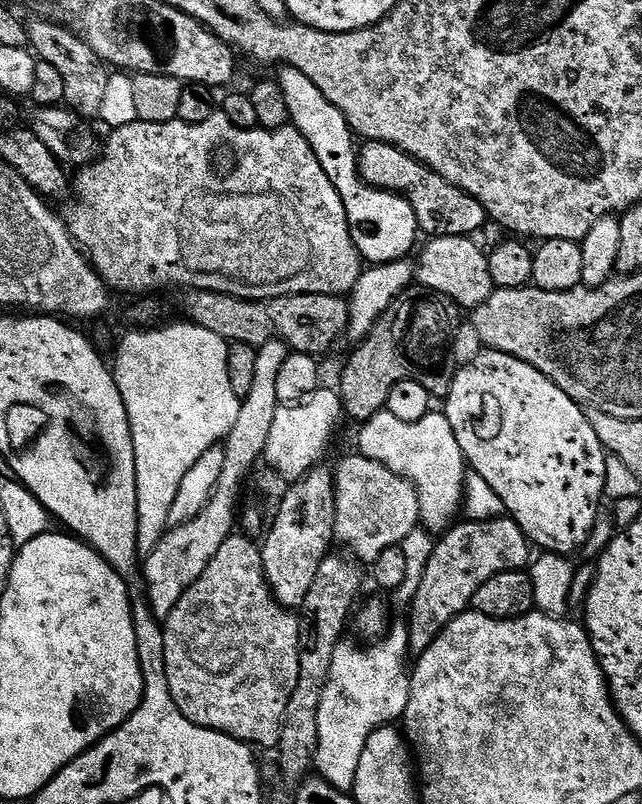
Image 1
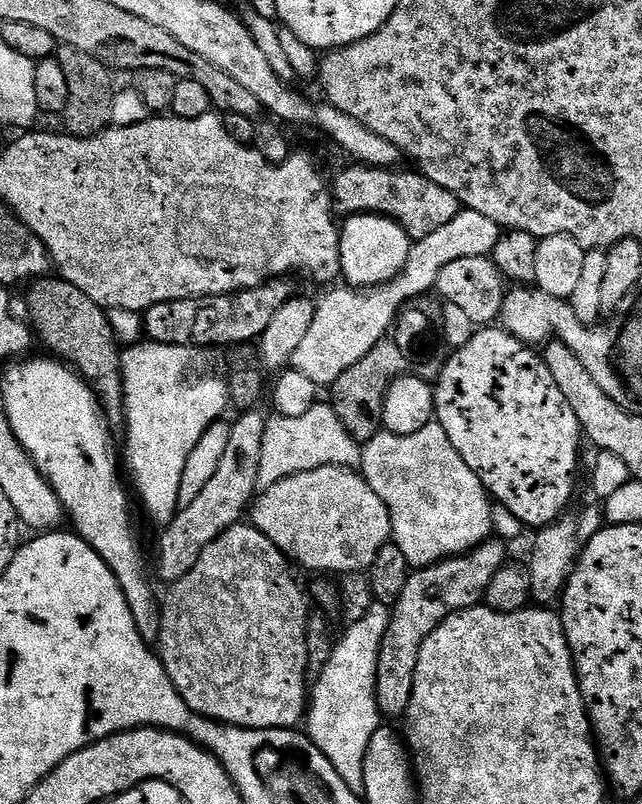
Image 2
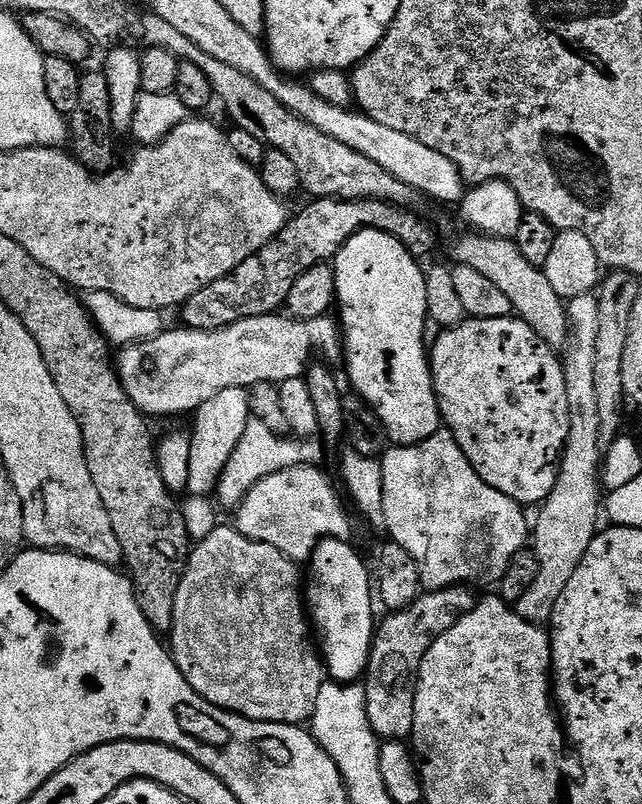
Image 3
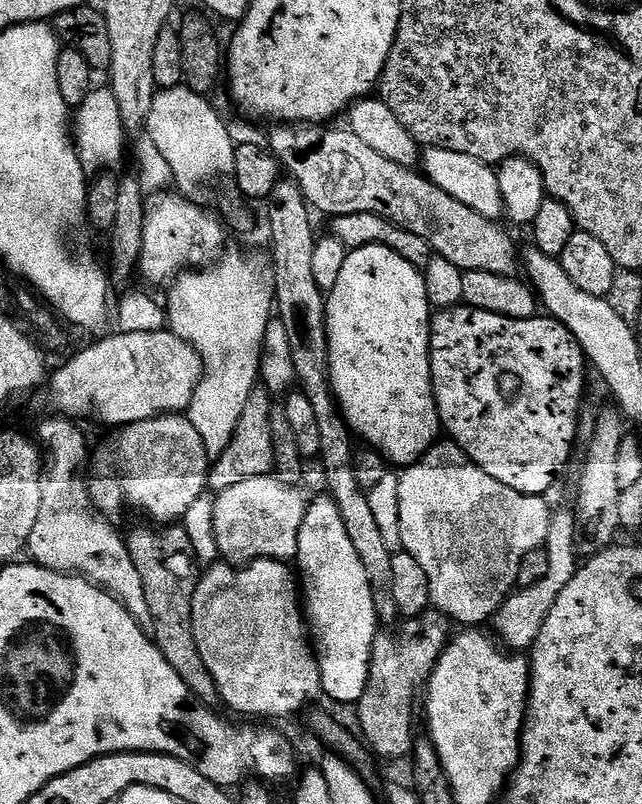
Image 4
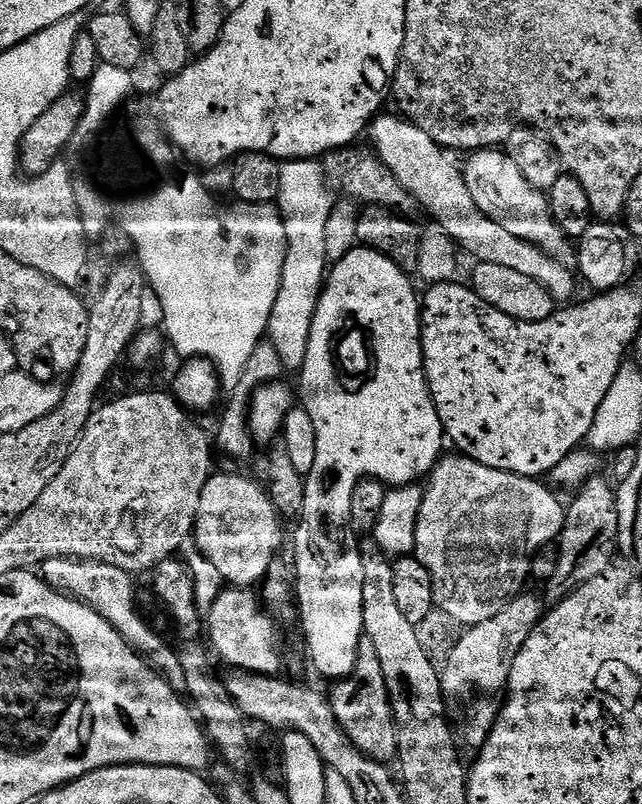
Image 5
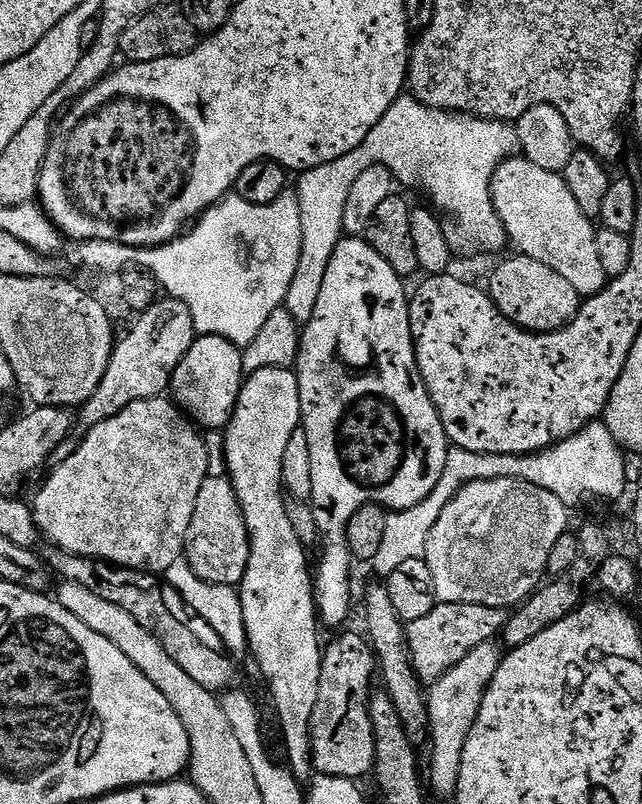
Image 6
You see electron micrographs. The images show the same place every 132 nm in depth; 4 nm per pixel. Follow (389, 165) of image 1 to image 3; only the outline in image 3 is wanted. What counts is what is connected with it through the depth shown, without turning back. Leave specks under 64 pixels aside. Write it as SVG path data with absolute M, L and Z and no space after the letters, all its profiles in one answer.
M316 198L300 213L289 219L288 225L262 250L254 252L242 266L218 278L210 286L198 290L182 306L183 323L194 330L213 332L239 320L279 313L288 303L290 290L302 274L319 264L335 261L336 256L362 230L382 230L406 246L417 258L428 256L436 248L436 232L419 216L419 211L403 208L381 200L335 200Z

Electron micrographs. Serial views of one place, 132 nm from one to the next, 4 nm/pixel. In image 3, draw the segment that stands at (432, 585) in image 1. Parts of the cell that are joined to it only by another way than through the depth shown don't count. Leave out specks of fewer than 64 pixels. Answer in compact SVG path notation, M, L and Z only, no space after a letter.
M468 586L455 588L437 588L422 594L409 606L400 612L385 615L385 620L379 621L372 638L372 653L368 659L368 670L363 677L364 693L366 694L366 714L370 718L370 726L374 734L384 742L404 742L411 737L414 730L414 698L416 697L416 675L420 672L422 658L426 658L426 650L434 646L434 642L450 626L454 626L478 603L473 589Z

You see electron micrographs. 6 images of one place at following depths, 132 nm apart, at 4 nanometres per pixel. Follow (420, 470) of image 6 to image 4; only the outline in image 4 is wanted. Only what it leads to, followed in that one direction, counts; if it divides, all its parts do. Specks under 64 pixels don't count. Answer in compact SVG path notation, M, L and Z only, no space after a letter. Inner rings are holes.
M371 244L370 246L362 246L361 248L351 249L346 258L346 262L342 266L342 274L338 274L338 282L332 287L332 291L327 293L326 299L328 301L328 353L330 354L330 382L332 383L332 393L336 396L336 403L340 406L340 413L344 416L345 423L348 424L349 429L357 437L360 436L365 440L365 445L371 446L375 451L379 452L384 457L385 461L391 462L392 460L399 466L407 466L415 464L433 444L437 443L438 437L441 435L442 425L440 422L440 412L436 409L436 396L432 393L432 353L428 350L428 338L430 335L430 305L428 302L428 295L426 294L426 282L424 281L423 271L414 266L410 266L410 262L406 262L406 258L402 258L398 254L394 254L394 250L390 250L386 246L378 246L377 244ZM323 495L305 507L296 543L295 563L300 564L298 580L302 585L302 611L315 644L316 660L320 663L320 687L323 695L328 695L336 704L355 706L359 704L366 690L372 643L378 631L378 617L374 606L374 594L366 578L366 566L362 566L358 550L354 550L354 542L350 542L350 534L346 534L346 525L342 522L342 514L338 514L335 500L331 495Z

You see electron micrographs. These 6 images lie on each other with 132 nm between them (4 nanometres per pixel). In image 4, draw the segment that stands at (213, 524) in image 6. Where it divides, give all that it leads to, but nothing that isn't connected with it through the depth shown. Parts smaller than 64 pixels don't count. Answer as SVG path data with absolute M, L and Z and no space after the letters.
M275 475L246 478L236 486L222 490L211 501L214 510L214 538L218 542L221 557L233 566L243 566L254 560L283 560L292 562L296 559L296 543L302 526L306 499L291 483Z

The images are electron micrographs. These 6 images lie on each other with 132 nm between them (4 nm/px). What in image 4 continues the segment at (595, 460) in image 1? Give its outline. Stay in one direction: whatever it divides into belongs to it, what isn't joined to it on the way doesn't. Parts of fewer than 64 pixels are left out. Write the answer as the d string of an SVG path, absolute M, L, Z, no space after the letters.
M457 306L437 311L430 320L428 350L432 353L432 393L436 396L436 409L440 412L440 422L445 433L449 432L451 443L457 444L470 459L475 462L490 478L518 490L522 494L544 496L552 488L556 475L564 468L564 463L572 456L572 443L576 440L576 431L580 428L580 403L584 400L584 368L586 357L580 344L566 330L547 314L537 314L530 320L515 320L502 314L490 314L467 306Z

